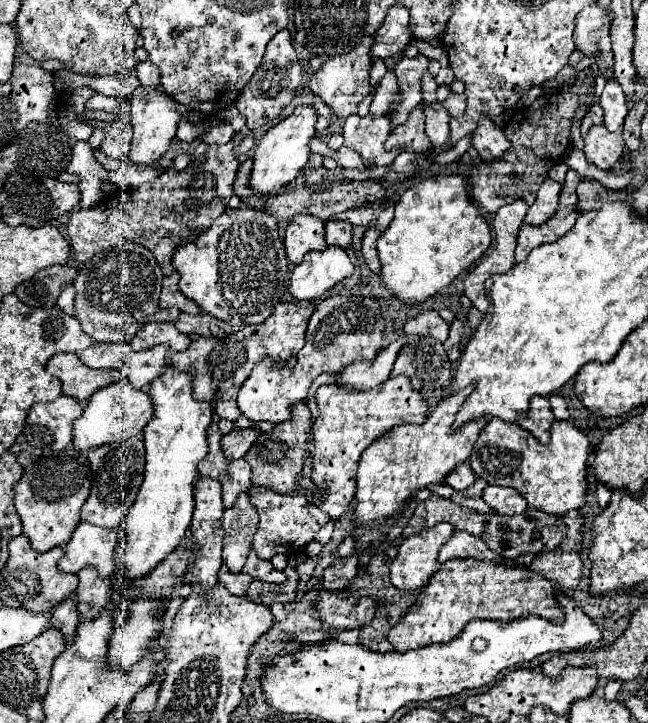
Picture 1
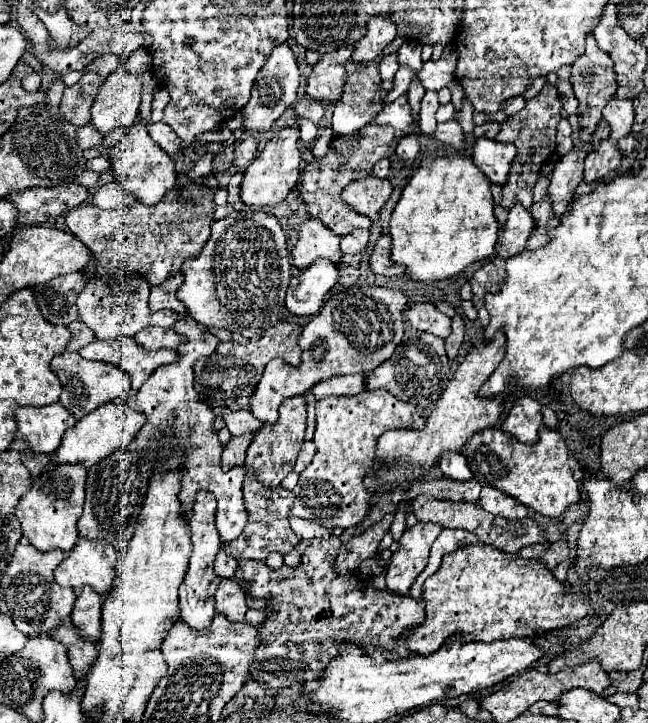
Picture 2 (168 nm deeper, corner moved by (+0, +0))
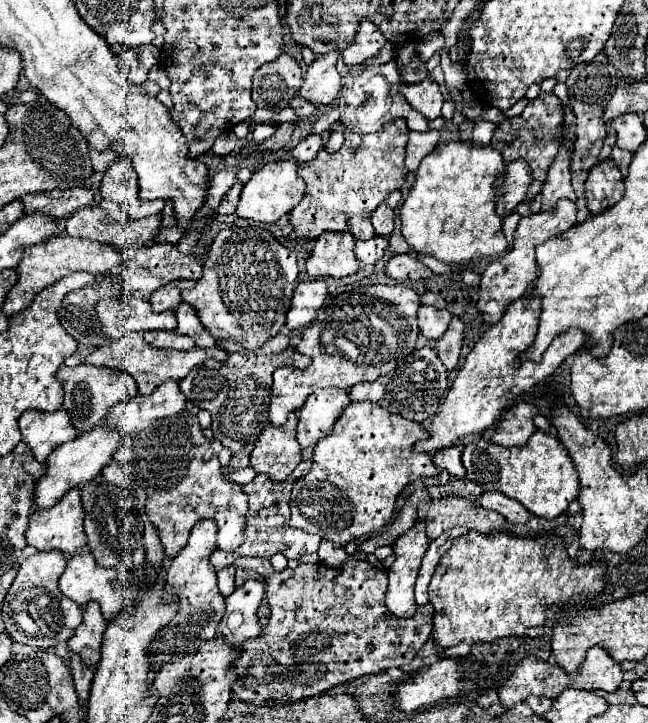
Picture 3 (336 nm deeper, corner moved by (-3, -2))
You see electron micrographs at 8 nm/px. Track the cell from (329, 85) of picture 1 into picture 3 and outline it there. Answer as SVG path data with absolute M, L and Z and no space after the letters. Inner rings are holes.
M329 52L329 54L319 54L315 62L307 68L305 82L299 90L299 94L311 102L311 104L329 104L335 100L335 96L341 90L341 76L335 68L337 58L341 52Z

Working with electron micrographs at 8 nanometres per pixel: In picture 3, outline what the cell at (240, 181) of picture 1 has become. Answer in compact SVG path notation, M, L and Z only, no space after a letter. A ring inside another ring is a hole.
M237 180L237 182L233 184L233 188L225 194L225 198L223 198L221 206L217 208L217 212L219 212L219 214L235 214L241 190L243 190L243 182L241 182L241 180Z

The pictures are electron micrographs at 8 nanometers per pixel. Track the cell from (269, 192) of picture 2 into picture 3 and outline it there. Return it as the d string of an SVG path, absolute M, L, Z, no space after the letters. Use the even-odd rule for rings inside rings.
M295 158L283 160L283 162L269 162L263 164L257 172L253 172L251 180L243 186L241 192L241 200L237 206L237 216L241 218L251 218L257 222L265 222L265 224L273 224L277 222L283 214L291 212L303 198L305 192L305 182L297 176L297 162Z

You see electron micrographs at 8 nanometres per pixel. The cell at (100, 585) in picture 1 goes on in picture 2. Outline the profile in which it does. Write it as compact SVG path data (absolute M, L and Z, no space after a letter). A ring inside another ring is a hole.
M84 586L78 592L74 610L72 610L72 624L78 628L78 636L88 642L100 640L100 610L102 610L102 598L96 594L90 586Z

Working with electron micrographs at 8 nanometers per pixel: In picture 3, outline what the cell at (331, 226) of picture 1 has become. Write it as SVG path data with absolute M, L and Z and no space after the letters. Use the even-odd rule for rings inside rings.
M373 236L363 242L355 242L355 256L361 264L375 264L389 246L389 240L385 236Z

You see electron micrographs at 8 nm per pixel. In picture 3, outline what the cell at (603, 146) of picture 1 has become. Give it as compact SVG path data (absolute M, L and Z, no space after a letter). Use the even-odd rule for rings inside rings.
M611 158L595 164L585 182L585 198L591 214L615 204L623 194L623 176Z

